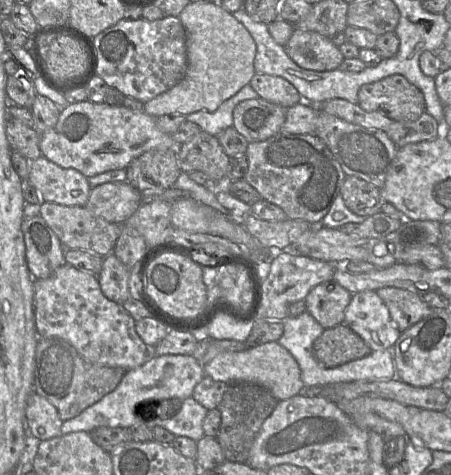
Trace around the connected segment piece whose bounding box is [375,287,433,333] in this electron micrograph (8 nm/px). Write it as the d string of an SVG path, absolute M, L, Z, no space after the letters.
M394 287L375 291L387 306L391 319L401 332L431 314L431 309L419 295Z

